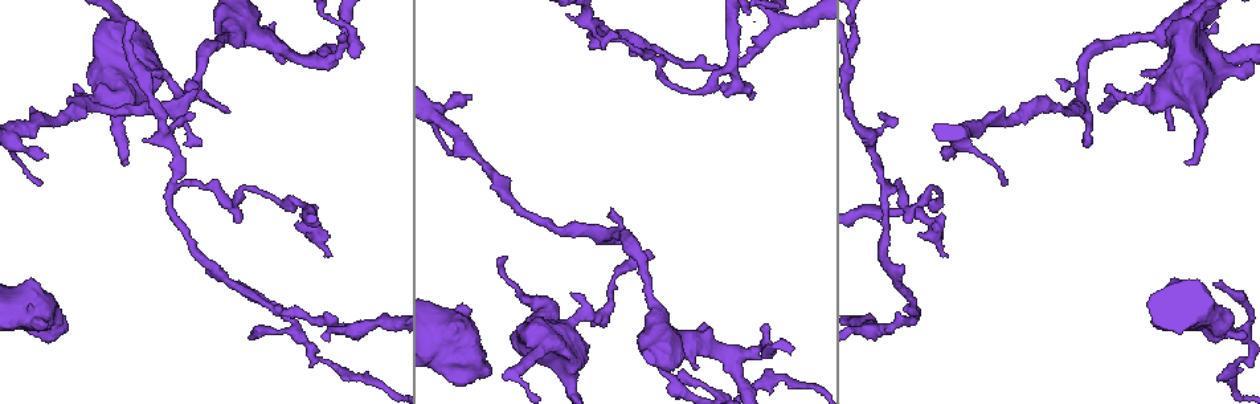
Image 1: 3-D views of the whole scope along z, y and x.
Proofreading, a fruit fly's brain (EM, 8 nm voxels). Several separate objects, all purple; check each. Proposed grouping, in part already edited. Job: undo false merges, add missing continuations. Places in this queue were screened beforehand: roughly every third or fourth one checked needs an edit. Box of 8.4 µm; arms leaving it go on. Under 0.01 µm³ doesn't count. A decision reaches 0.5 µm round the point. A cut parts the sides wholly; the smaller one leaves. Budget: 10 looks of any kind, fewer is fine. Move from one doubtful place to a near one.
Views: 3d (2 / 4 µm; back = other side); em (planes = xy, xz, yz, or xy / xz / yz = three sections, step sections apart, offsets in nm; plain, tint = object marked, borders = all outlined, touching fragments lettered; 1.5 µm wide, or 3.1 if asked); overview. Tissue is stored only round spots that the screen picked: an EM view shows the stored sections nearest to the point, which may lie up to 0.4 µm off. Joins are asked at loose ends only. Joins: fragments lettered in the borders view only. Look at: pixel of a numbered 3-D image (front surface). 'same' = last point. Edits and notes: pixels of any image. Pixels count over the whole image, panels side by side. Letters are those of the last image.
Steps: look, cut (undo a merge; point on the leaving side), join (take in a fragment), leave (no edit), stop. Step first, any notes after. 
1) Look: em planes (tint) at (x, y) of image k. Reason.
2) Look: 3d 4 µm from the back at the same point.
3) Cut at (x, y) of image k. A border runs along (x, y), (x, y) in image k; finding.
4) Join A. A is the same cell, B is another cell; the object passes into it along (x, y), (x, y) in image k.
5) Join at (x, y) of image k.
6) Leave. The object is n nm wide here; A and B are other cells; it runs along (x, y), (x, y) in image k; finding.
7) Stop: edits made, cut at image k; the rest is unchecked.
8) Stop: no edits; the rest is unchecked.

Look: 3d 2 µm at (170, 189) of image 1. Sharp bend.

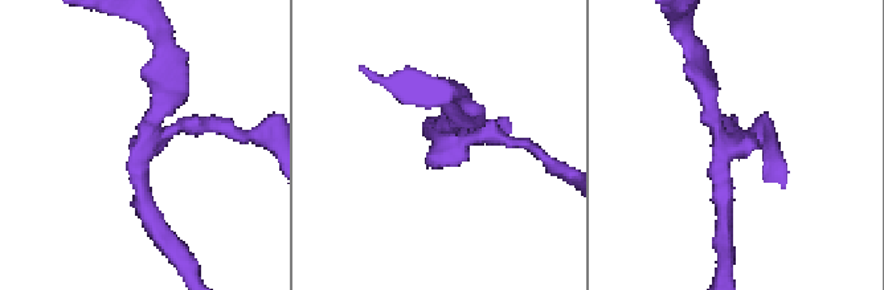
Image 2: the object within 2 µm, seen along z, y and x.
Look: em xy step 8 (tint) at (731, 150) of image 2. 3 arms meet here; now the EM.

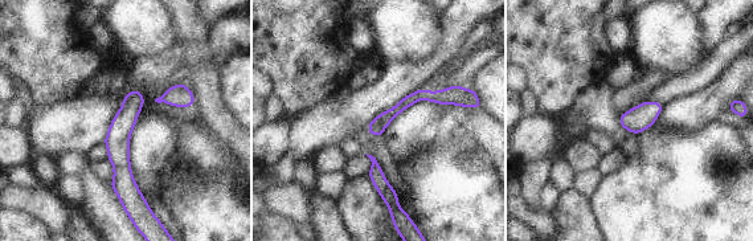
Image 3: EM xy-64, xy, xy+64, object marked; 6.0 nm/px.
Look: em planes (borders) at the same point.

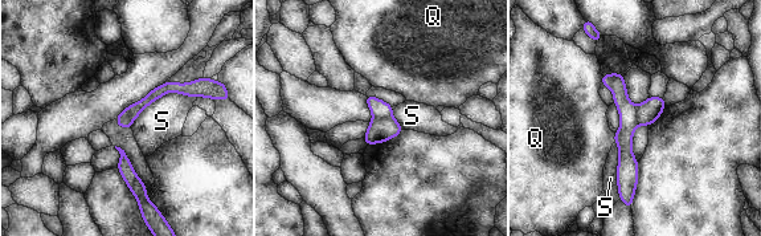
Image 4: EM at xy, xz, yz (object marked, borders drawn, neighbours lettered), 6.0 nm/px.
Cut at (159, 92) of image 4. Q and S are other cells; the part that leaves runs along (201, 89), (164, 88), (133, 114) in image 4; a second neuron is stuck on.

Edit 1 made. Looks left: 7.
Look: 3d 2 µm at (240, 282) of image 1. Thin end.

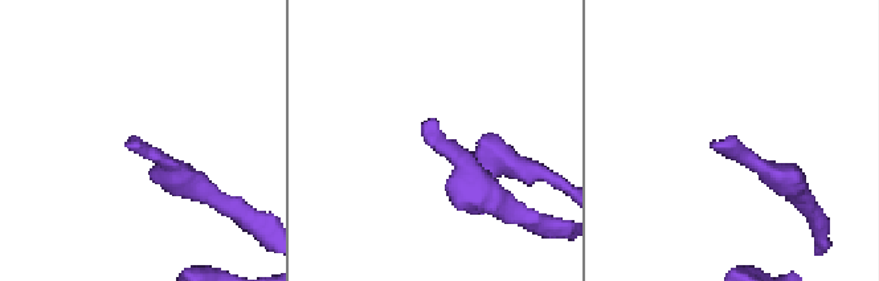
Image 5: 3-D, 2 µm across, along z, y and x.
Look: em planes (plain) at (425, 123) of image 5.

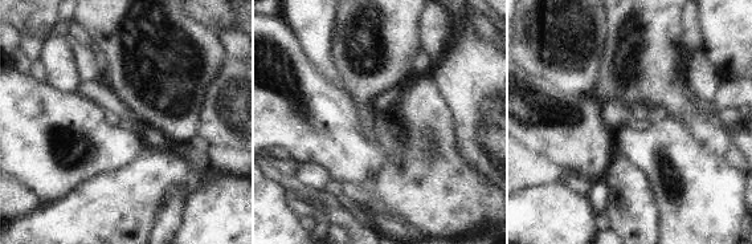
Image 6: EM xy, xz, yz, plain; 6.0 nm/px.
Look: em planes (borders) at the same point.

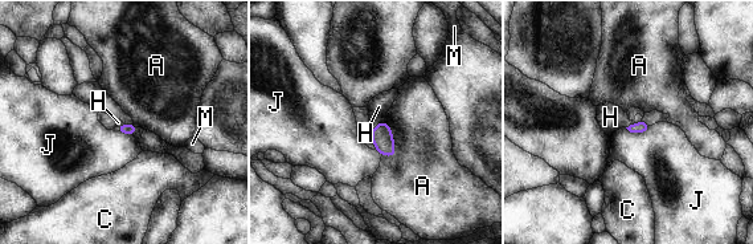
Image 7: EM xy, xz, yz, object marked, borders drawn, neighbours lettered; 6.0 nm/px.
Join H. H is the same cell, A, C, J and M are other cells; the object passes into it along (641, 126), (633, 123), (610, 117) in image 7; the neuron continues.

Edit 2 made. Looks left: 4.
Look: overview.

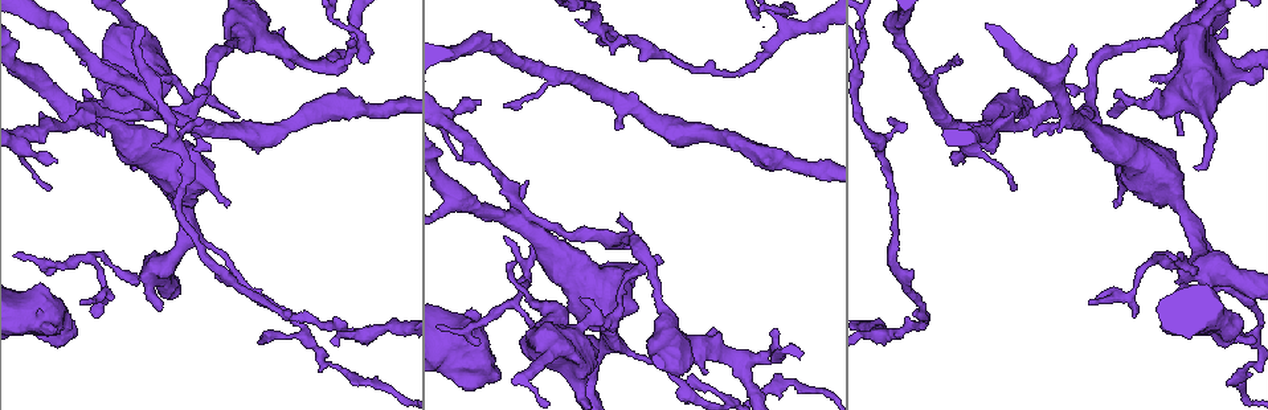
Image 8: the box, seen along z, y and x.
Look: em planes (borders) at (1194, 167) of image 8. Branch stops here.

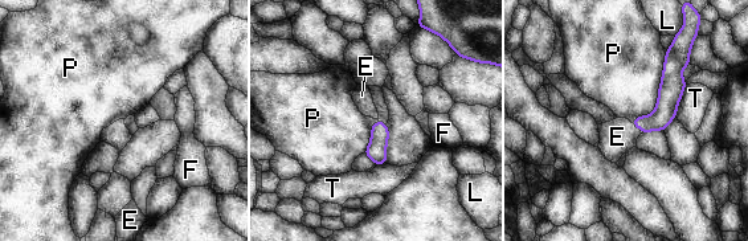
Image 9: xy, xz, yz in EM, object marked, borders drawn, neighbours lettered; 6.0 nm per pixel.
Join E. The longest contact is with P, 500 nm; E is the same cell, F, L, P and T are other cells; the neuron continues.

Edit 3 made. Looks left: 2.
Stop: edits made, cut at image 4, join at image 7, join at image 9; the rest is unchecked.

